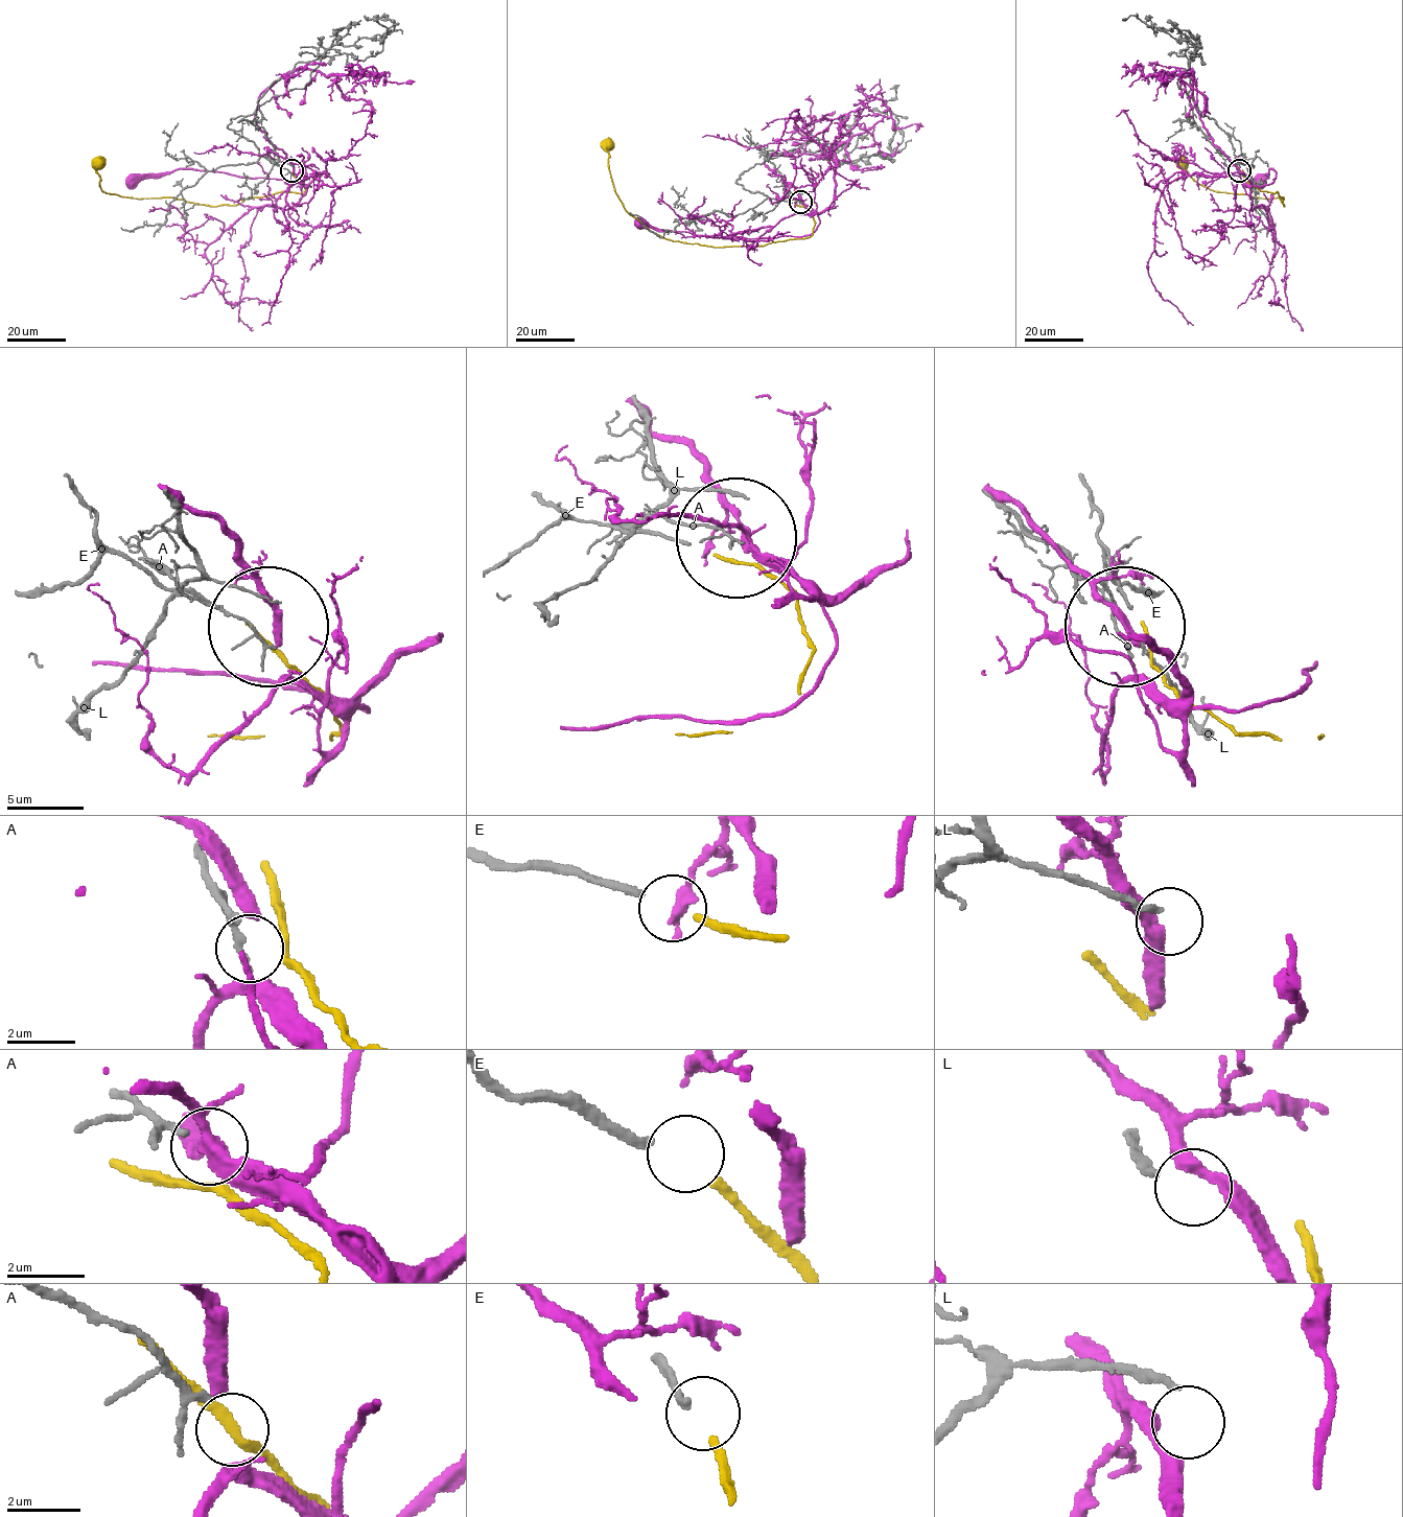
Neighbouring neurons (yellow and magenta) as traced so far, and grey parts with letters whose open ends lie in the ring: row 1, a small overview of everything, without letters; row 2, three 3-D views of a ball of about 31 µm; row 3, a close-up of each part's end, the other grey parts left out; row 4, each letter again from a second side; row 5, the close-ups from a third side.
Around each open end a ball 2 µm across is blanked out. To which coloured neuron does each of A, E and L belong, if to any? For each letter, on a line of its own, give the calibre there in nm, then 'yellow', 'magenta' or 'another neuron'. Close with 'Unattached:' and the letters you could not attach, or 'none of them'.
A: 180 nm | magenta
E: 240 nm | yellow
L: 180 nm | another neuron
Unattached: L

